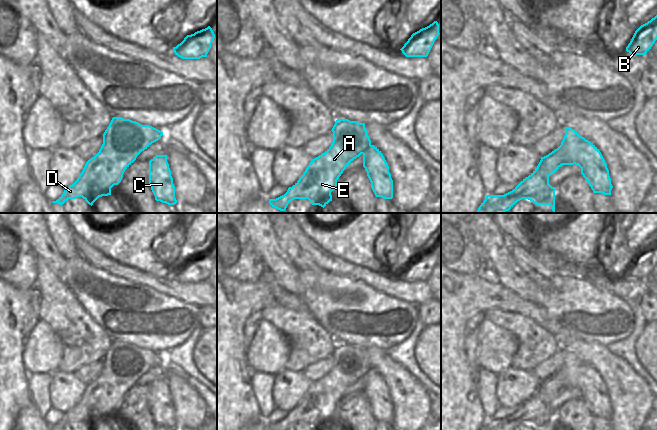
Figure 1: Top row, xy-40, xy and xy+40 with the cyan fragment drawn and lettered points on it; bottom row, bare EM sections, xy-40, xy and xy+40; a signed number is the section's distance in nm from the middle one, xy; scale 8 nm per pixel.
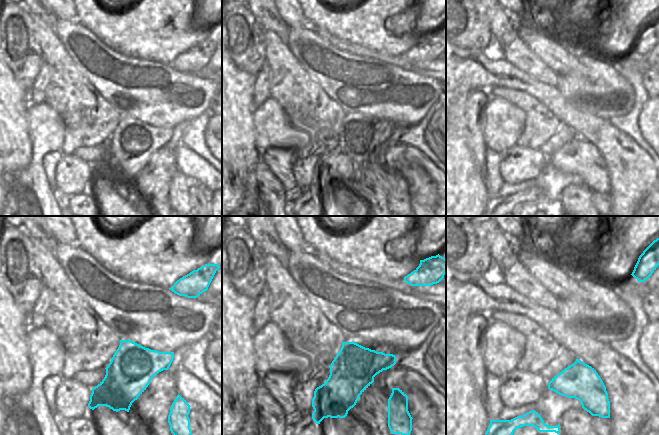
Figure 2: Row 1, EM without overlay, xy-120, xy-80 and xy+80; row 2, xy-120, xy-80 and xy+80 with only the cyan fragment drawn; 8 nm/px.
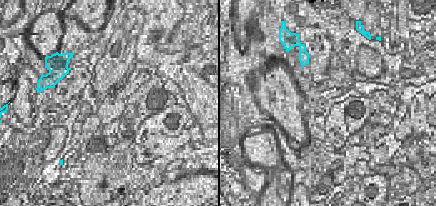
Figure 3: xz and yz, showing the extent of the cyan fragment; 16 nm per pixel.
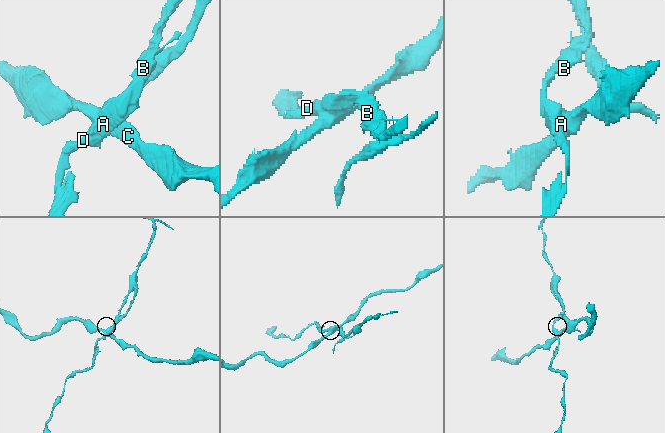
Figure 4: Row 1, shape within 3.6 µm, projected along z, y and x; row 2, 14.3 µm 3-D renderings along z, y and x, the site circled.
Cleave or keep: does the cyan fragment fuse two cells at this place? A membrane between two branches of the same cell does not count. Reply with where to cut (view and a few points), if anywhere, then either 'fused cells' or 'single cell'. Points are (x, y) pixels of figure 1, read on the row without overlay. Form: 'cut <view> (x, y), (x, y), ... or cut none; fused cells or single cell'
cut xy+40 (585, 363), (562, 369), (564, 379), (573, 388); fused cells

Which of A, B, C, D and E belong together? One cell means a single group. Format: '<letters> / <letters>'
A B D E / C

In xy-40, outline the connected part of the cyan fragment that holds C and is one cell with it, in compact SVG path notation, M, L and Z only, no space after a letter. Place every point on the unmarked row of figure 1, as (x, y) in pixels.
M156 379L149 385L149 408L156 425L168 429L177 427L167 379Z

